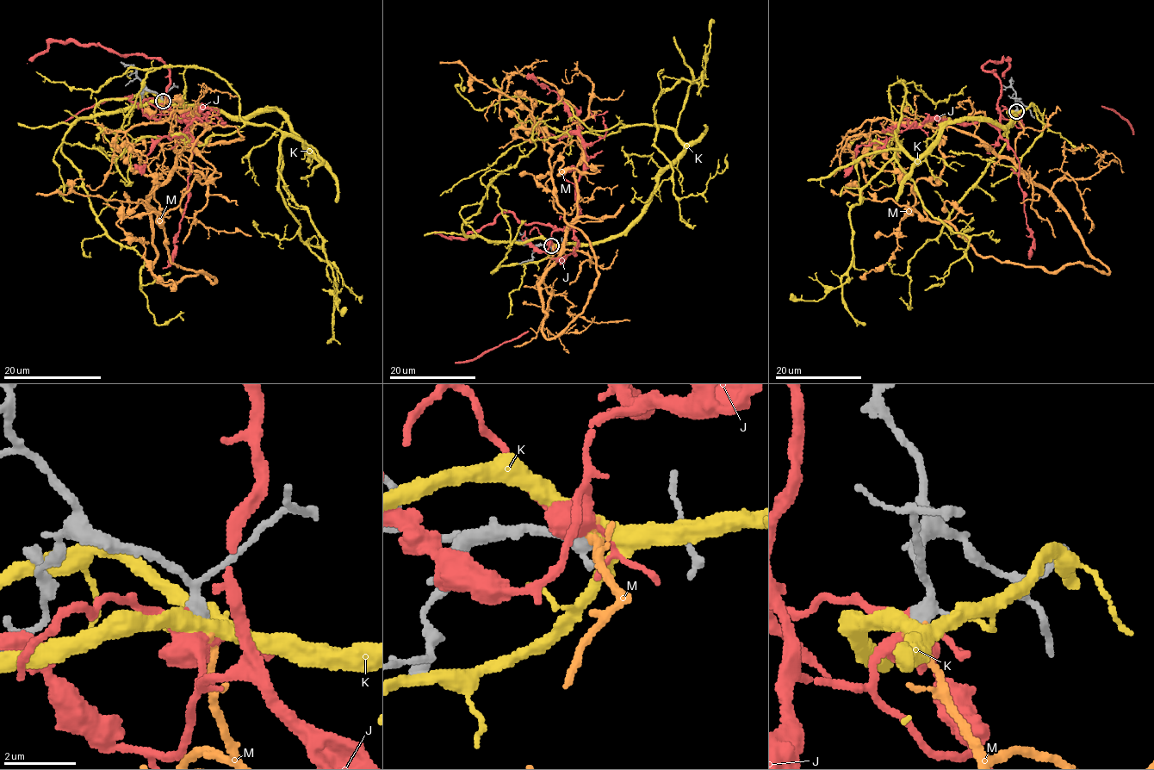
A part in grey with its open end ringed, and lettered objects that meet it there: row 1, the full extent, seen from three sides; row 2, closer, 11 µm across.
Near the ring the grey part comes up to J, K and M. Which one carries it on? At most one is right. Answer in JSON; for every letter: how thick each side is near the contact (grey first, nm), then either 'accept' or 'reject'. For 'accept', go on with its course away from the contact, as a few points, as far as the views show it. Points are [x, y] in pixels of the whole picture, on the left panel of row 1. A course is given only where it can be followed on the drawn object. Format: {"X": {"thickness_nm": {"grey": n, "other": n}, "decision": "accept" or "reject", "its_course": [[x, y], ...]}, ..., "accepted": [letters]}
{"J": {"thickness_nm": {"grey": 320, "other": 440}, "decision": "reject"}, "K": {"thickness_nm": {"grey": 320, "other": 440}, "decision": "reject"}, "M": {"thickness_nm": {"grey": 320, "other": 280}, "decision": "accept", "its_course": [[162, 102], [152, 276], [212, 282], [170, 260], [161, 223], [214, 169], [172, 132], [181, 94]]}, "accepted": ["M"]}

